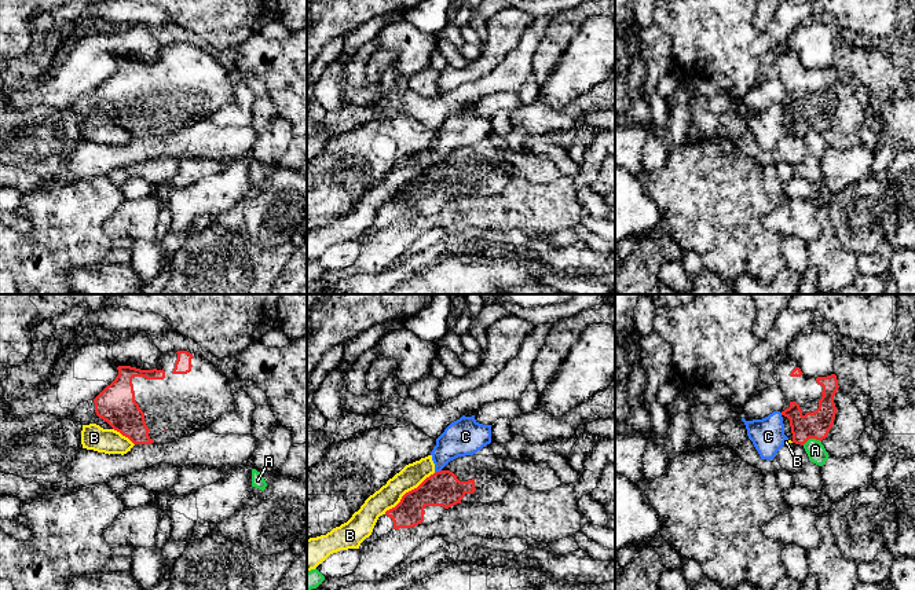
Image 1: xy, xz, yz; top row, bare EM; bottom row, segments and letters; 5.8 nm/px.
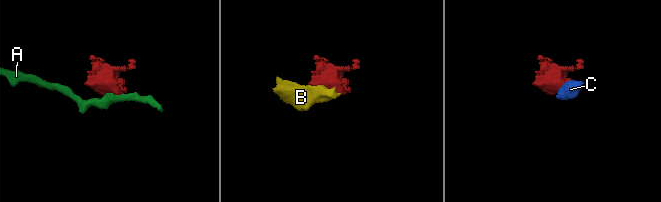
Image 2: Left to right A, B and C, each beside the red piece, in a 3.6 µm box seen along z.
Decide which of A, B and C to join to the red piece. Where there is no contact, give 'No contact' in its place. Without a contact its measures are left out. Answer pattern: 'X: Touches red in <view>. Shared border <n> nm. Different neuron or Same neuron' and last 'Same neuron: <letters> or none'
A: Touches red in yz. Shared border 110 nm. Different neuron
B: Touches red in xz. Shared border 380 nm. Different neuron
C: Touches red in xz. Shared border 50 nm. Different neuron
Same neuron: none

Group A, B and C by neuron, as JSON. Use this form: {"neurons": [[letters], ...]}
{"neurons": [["A"], ["B", "C"]]}

